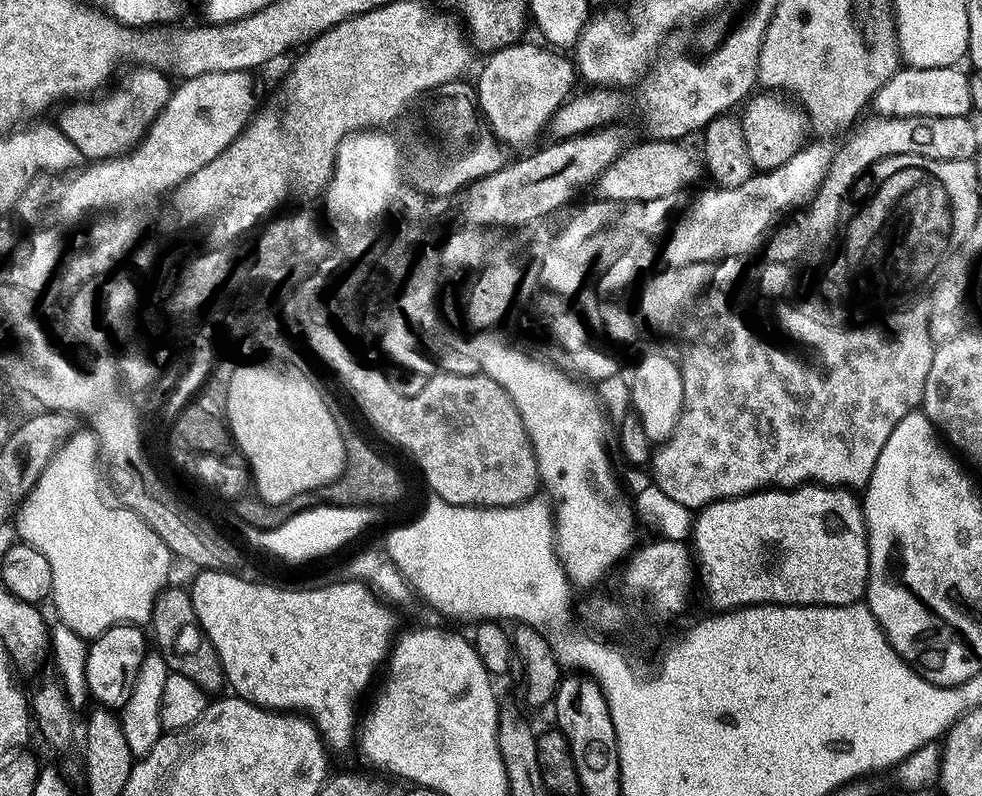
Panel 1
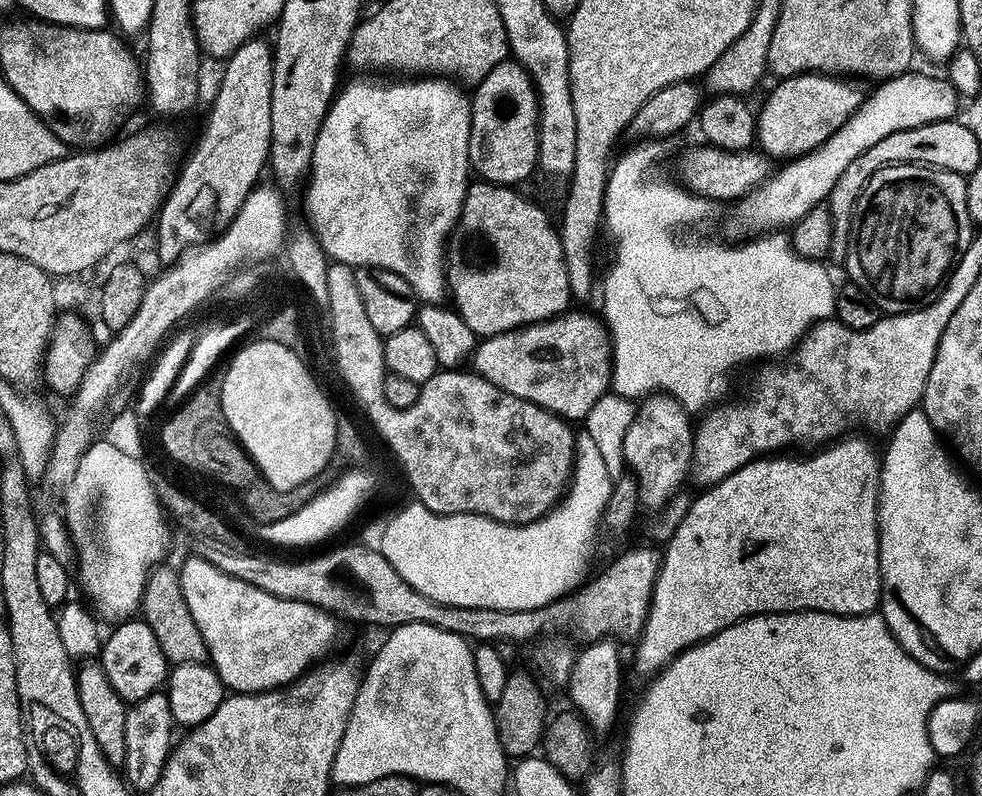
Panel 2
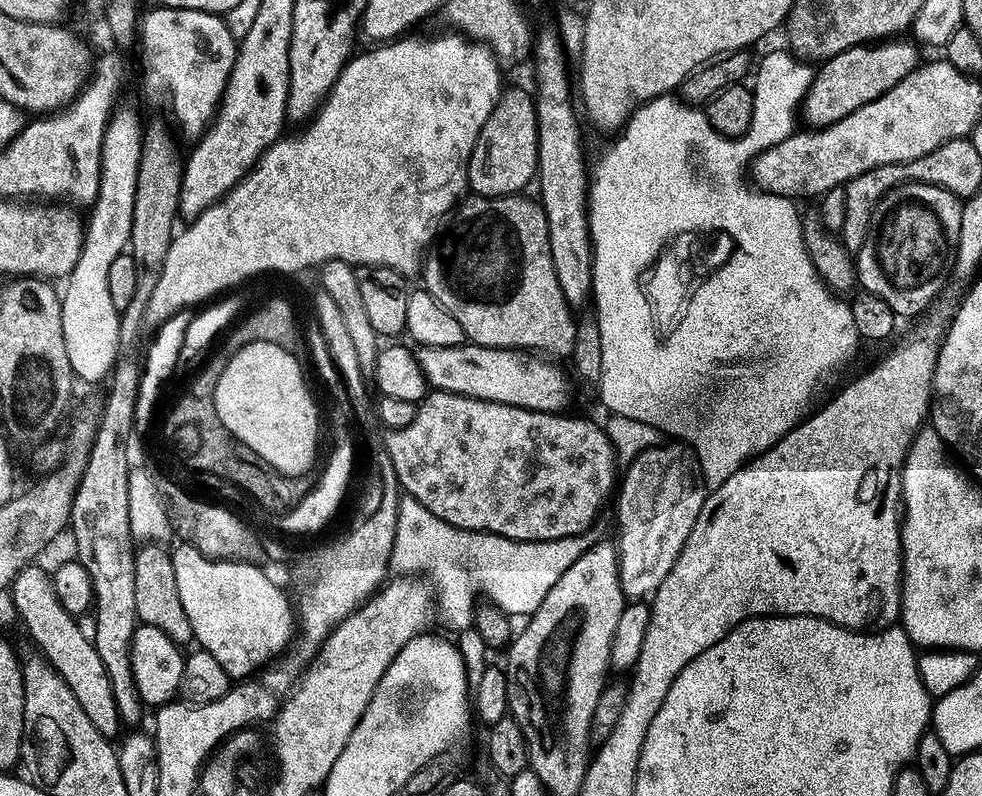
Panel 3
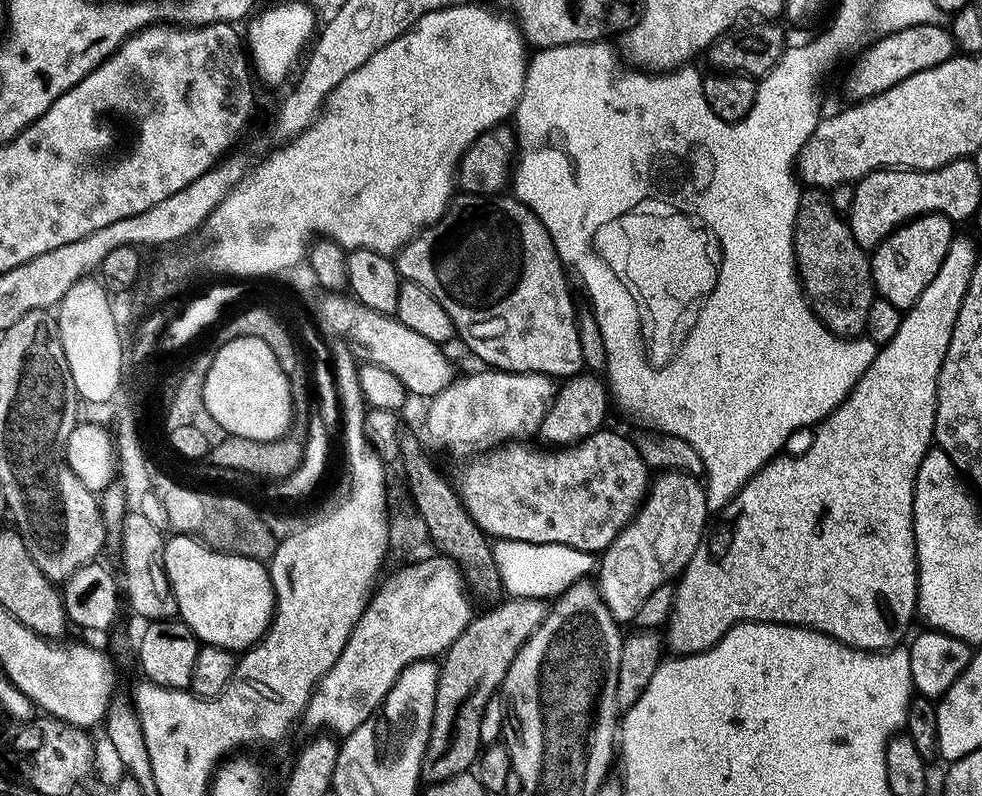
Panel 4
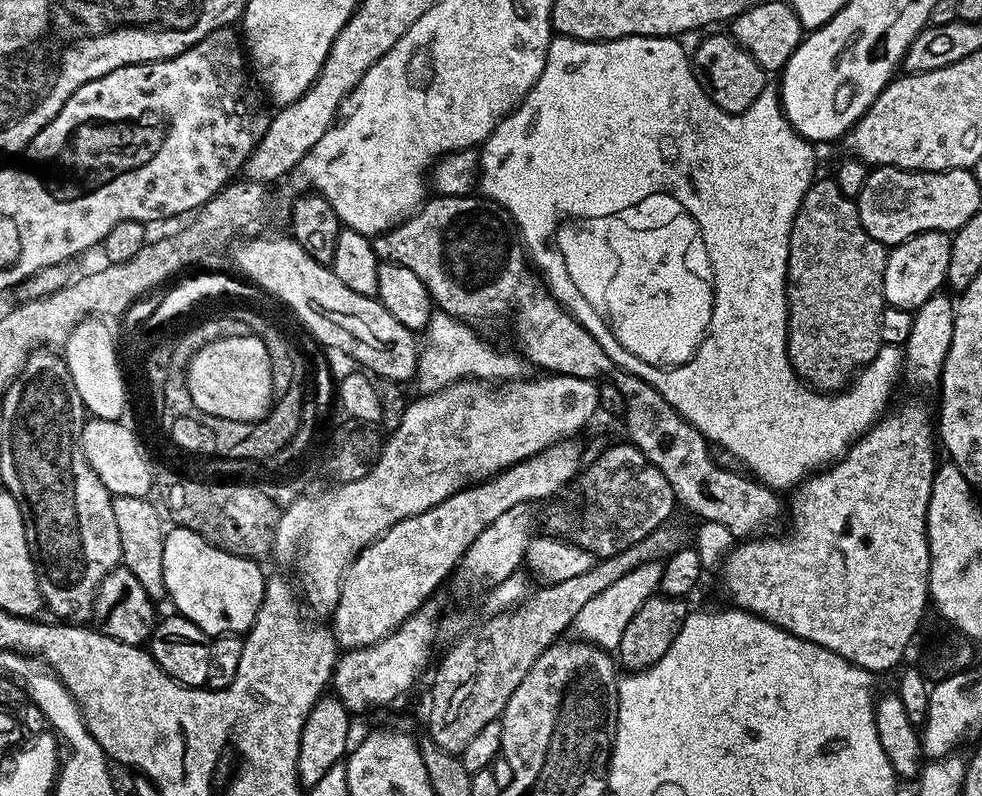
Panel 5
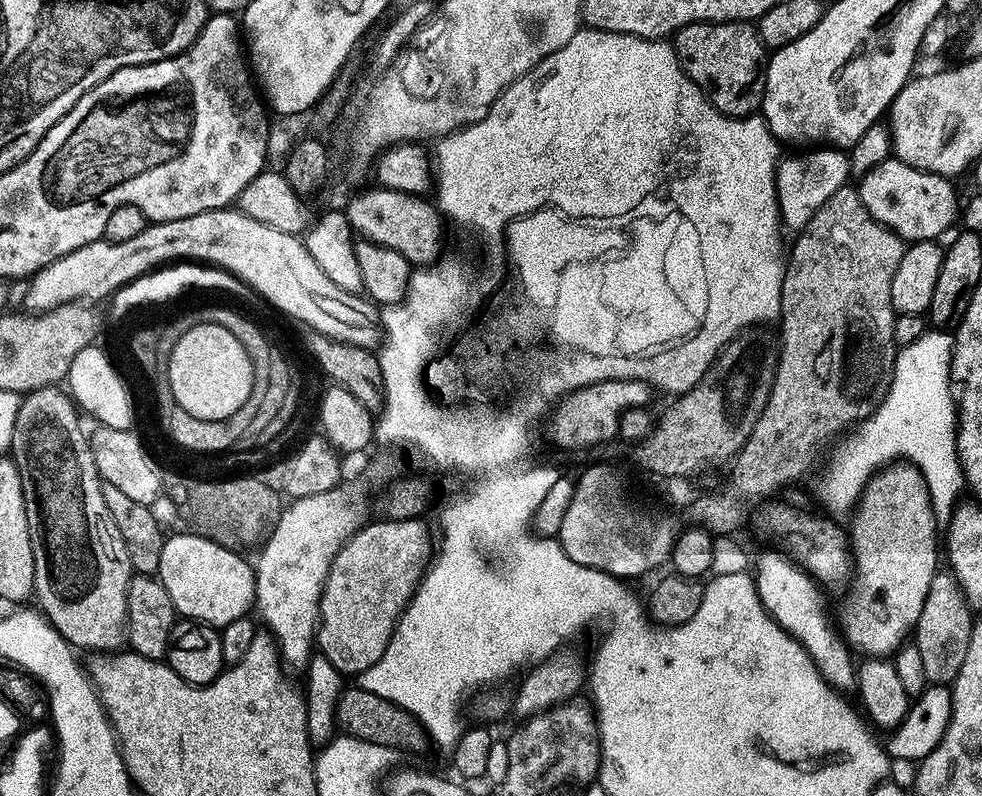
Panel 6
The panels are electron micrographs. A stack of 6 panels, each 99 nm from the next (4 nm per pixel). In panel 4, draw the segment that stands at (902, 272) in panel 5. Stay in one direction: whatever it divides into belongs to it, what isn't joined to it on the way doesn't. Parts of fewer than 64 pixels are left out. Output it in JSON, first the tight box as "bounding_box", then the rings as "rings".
{"bounding_box":[870,210,954,310],"rings":[[[933,210],[918,214],[907,224],[893,231],[870,256],[875,291],[902,310],[914,306],[914,302],[922,298],[922,290],[926,290],[934,274],[938,274],[942,258],[946,258],[946,250],[950,250],[950,242],[954,235],[952,228],[953,221],[941,212]]]}

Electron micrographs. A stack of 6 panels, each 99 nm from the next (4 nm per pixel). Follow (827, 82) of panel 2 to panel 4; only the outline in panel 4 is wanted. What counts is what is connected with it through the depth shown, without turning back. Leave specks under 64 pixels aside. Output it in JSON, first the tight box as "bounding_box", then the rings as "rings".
{"bounding_box":[844,23,958,102],"rings":[[[943,23],[915,25],[901,32],[889,32],[881,36],[881,40],[874,41],[870,46],[868,44],[855,57],[857,60],[852,64],[852,73],[844,84],[849,101],[859,102],[882,94],[890,90],[890,86],[898,86],[898,82],[906,82],[906,78],[922,70],[942,66],[942,62],[952,59],[958,52],[951,31]]]}

